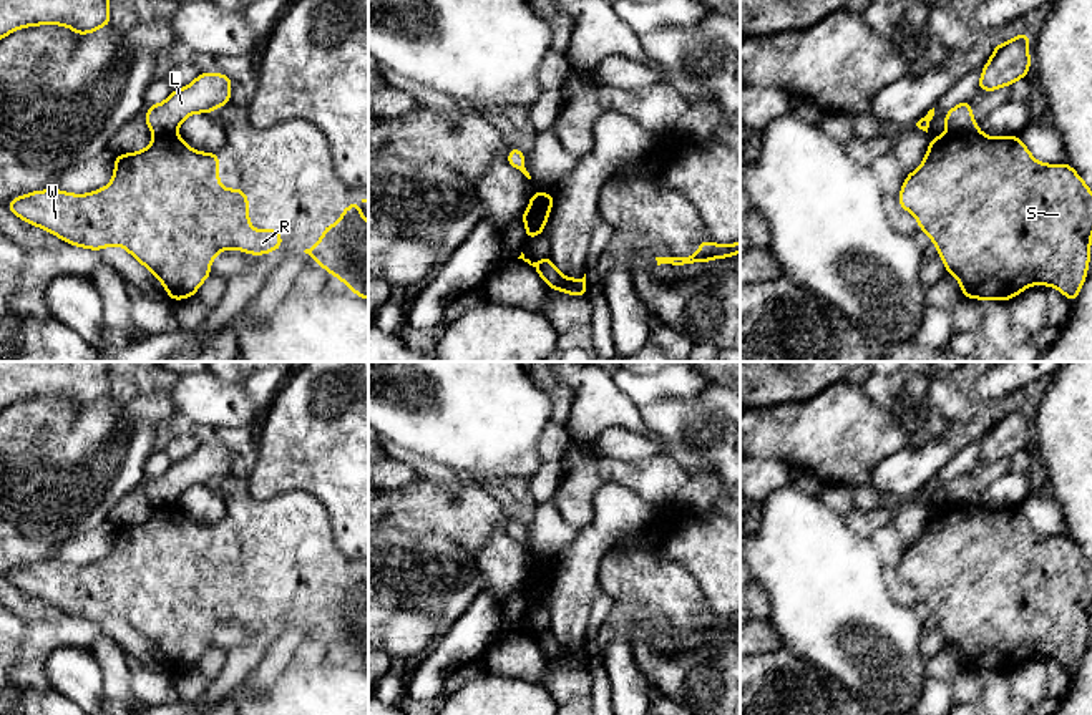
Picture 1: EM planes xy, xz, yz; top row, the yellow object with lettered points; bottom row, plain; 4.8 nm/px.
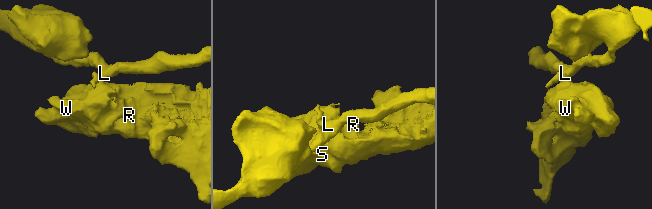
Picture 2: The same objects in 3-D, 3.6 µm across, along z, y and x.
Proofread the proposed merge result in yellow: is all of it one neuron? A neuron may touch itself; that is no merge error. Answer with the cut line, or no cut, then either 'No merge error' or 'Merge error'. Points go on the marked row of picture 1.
Split along yz (976, 130), (948, 133). Merge error

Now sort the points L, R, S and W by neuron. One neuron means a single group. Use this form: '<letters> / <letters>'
L / R S W

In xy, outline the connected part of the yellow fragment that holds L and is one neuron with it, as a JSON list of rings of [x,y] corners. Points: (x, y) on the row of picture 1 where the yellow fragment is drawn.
[[[199,73],[183,90],[171,91],[166,101],[151,105],[144,121],[154,136],[176,133],[179,124],[194,113],[211,114],[214,108],[227,106],[232,80],[226,73]]]

